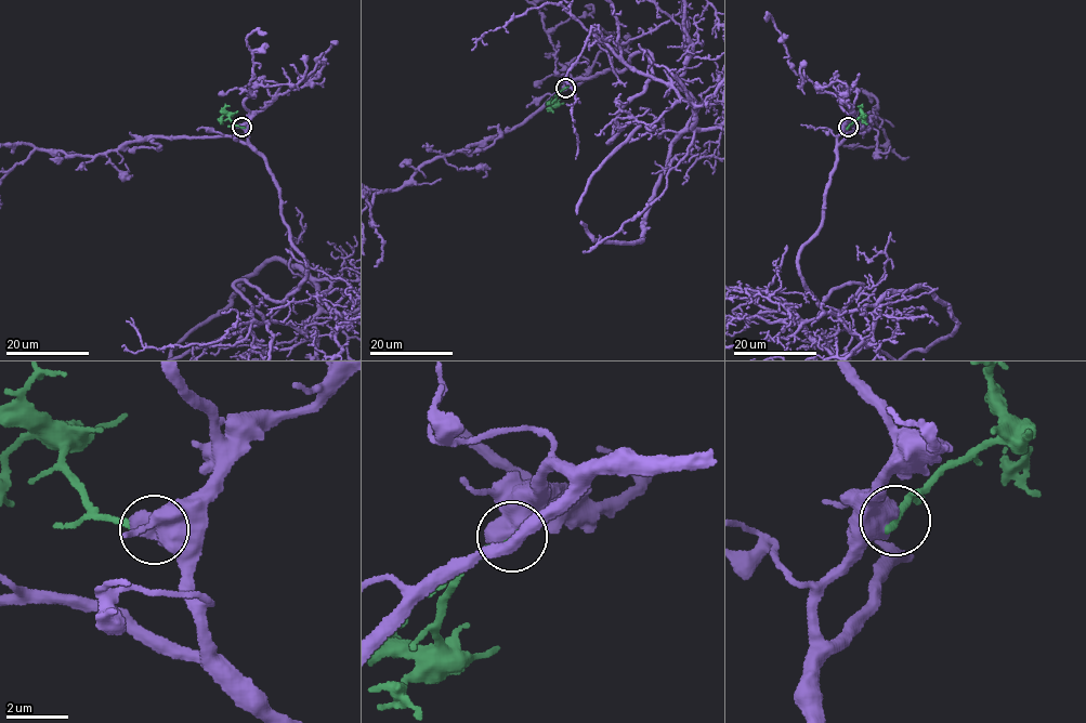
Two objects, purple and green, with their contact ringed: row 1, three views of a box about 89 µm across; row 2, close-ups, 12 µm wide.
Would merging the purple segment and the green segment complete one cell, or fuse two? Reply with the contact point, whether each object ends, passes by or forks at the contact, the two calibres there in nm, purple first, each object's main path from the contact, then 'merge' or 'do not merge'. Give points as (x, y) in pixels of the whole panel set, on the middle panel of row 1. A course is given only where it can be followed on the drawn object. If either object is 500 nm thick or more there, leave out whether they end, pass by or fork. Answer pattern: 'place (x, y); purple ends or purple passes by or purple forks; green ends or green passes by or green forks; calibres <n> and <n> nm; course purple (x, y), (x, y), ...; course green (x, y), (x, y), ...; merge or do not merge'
place (565, 88); calibres 800 and 280 nm; course green (565, 88), (551, 106), (553, 113); do not merge

